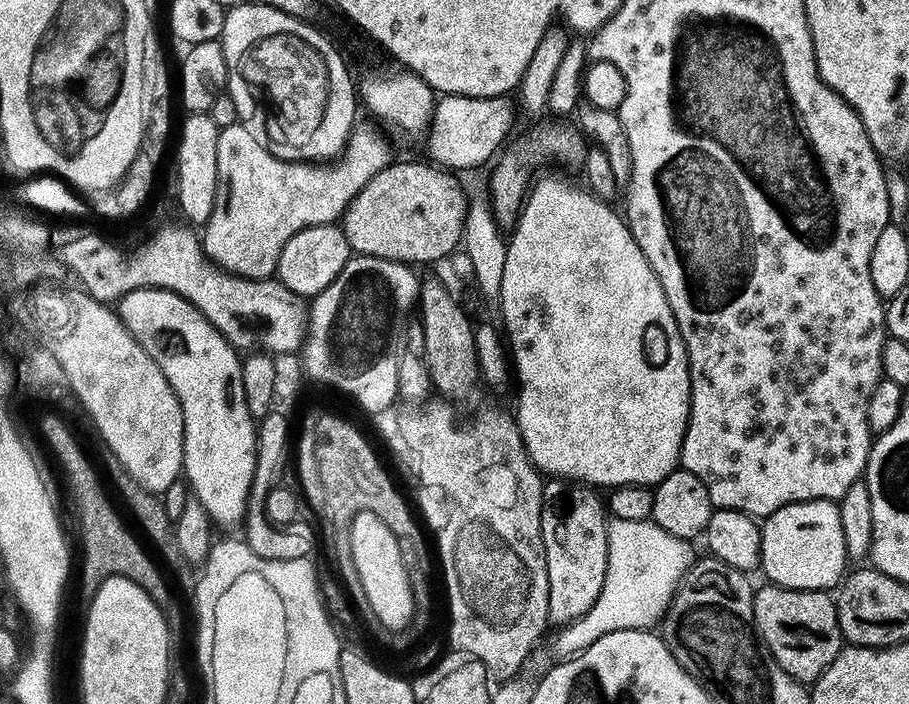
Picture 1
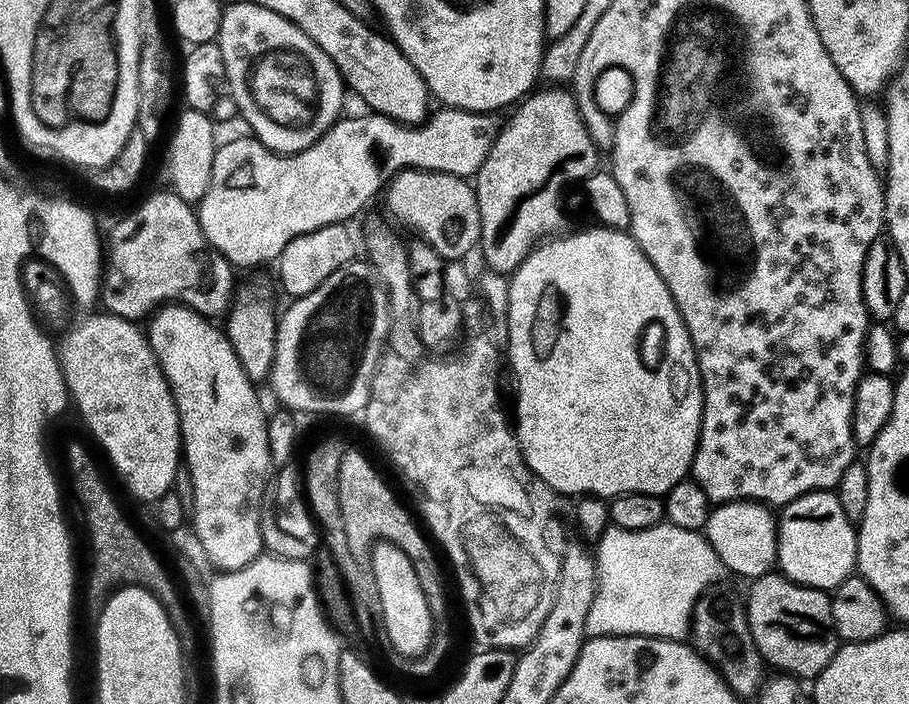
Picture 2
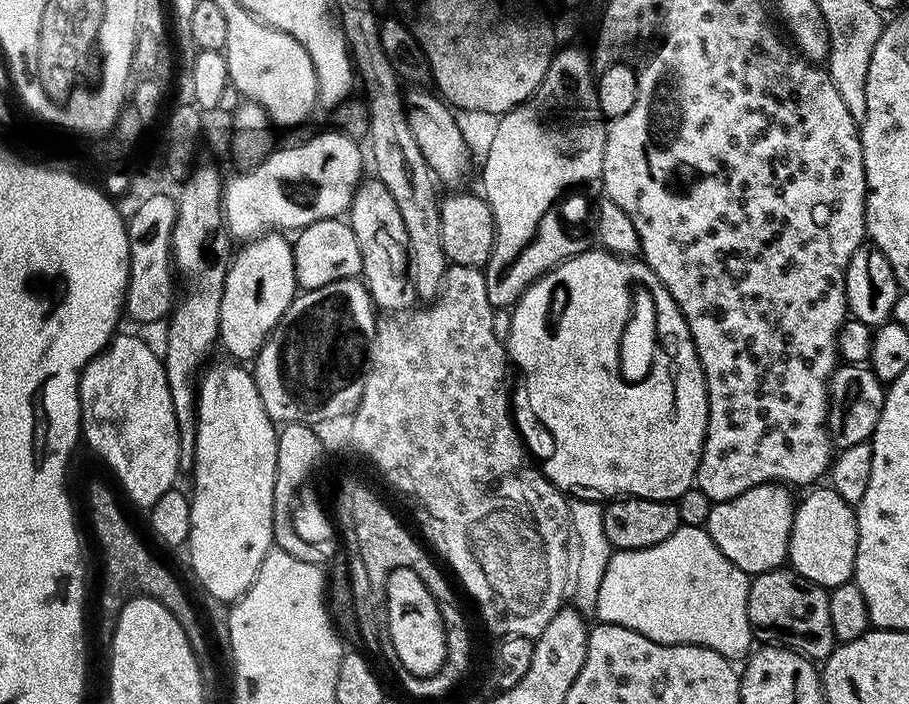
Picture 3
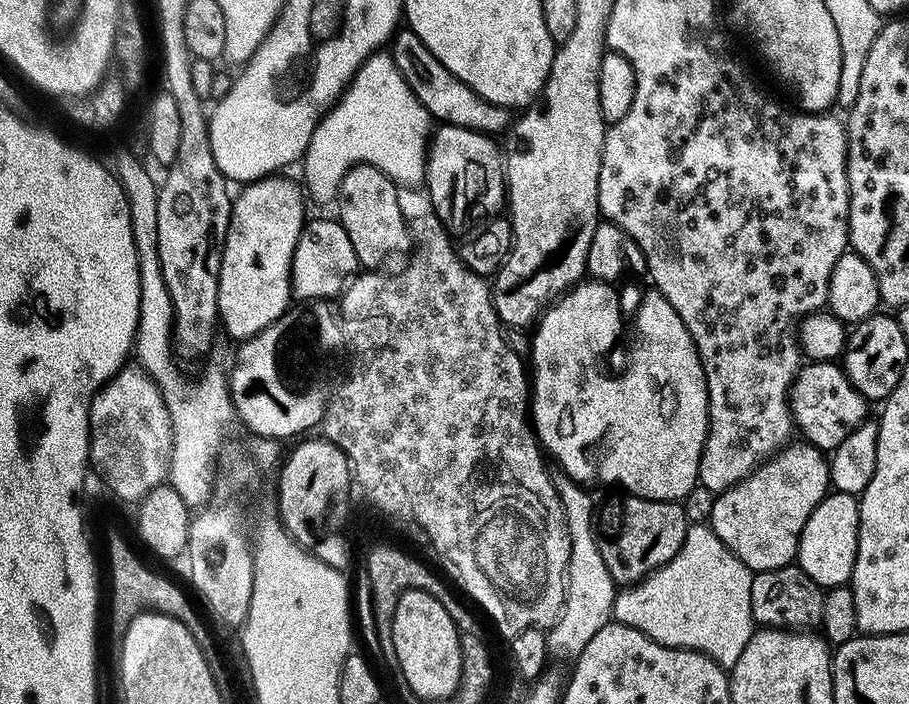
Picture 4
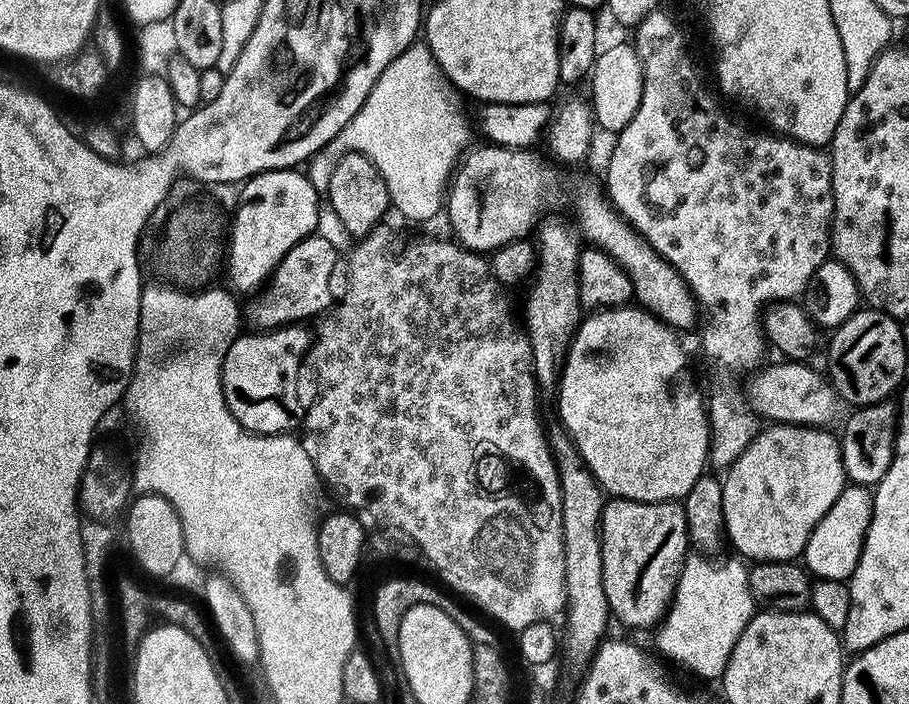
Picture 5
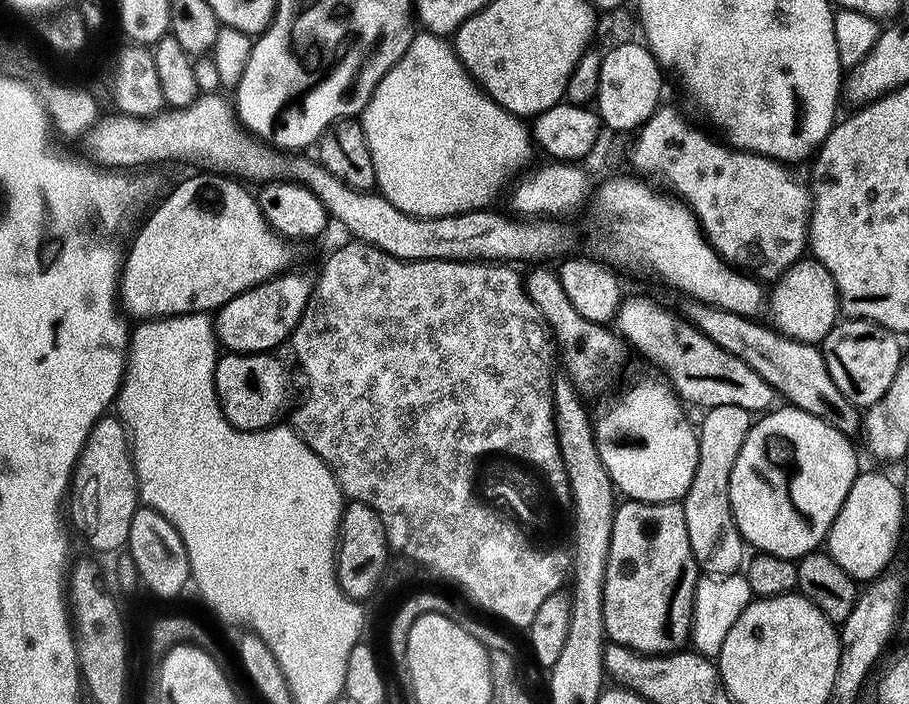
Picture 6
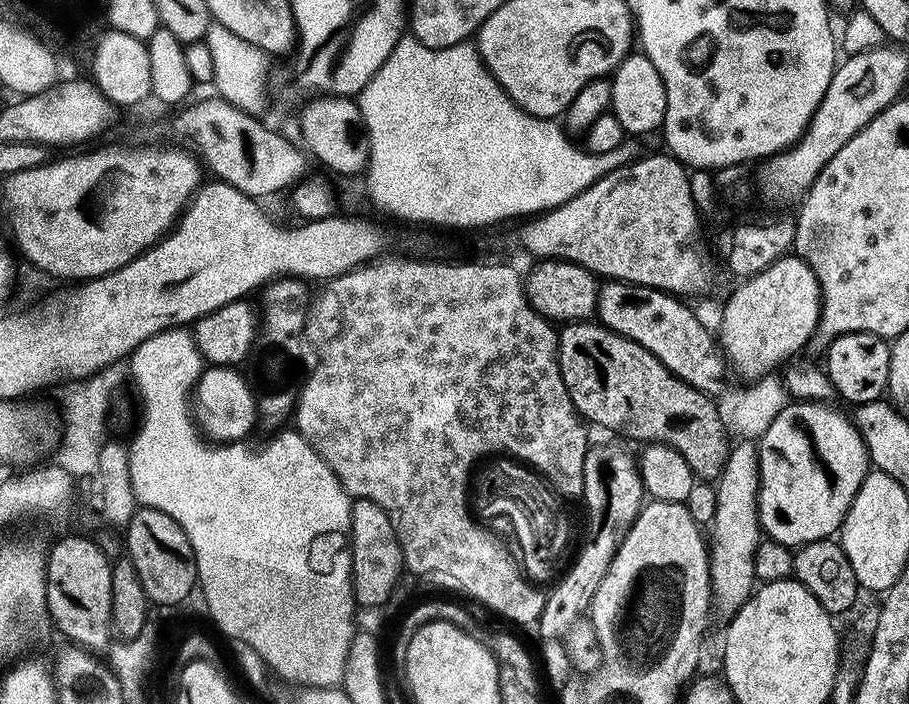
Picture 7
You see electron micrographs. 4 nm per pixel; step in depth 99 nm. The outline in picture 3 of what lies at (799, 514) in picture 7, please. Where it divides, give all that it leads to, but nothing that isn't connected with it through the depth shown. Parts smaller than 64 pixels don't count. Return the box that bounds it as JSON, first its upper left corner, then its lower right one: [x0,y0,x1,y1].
[707,484,794,574]

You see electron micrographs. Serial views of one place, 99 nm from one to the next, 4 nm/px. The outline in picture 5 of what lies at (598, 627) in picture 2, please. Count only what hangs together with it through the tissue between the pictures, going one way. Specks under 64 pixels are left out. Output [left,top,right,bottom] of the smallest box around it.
[656,554,756,680]

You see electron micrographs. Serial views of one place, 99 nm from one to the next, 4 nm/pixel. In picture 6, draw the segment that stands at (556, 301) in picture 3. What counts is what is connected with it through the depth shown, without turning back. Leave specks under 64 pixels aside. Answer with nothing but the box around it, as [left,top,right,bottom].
[598,376,700,504]

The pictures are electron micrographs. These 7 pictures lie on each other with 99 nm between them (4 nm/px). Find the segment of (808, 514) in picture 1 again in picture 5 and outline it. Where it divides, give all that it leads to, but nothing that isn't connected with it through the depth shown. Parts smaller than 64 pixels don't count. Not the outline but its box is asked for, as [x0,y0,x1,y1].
[802,486,872,581]

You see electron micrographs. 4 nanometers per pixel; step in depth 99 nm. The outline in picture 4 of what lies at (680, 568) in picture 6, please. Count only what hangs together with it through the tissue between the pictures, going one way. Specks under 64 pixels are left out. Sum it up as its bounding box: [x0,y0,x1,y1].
[594,494,690,586]

